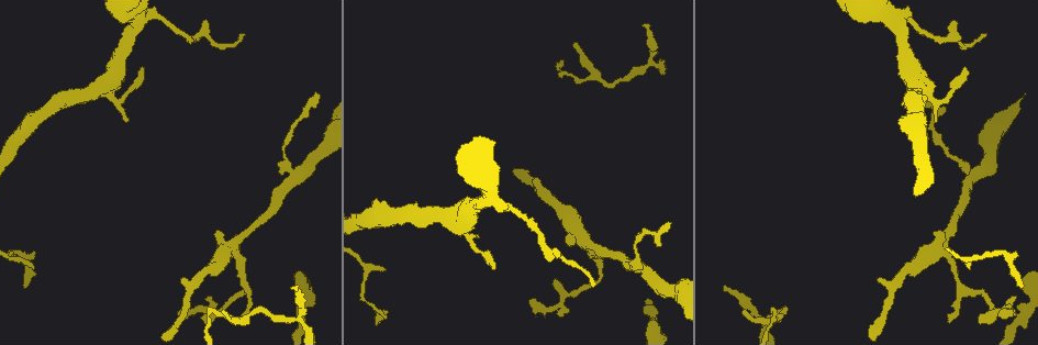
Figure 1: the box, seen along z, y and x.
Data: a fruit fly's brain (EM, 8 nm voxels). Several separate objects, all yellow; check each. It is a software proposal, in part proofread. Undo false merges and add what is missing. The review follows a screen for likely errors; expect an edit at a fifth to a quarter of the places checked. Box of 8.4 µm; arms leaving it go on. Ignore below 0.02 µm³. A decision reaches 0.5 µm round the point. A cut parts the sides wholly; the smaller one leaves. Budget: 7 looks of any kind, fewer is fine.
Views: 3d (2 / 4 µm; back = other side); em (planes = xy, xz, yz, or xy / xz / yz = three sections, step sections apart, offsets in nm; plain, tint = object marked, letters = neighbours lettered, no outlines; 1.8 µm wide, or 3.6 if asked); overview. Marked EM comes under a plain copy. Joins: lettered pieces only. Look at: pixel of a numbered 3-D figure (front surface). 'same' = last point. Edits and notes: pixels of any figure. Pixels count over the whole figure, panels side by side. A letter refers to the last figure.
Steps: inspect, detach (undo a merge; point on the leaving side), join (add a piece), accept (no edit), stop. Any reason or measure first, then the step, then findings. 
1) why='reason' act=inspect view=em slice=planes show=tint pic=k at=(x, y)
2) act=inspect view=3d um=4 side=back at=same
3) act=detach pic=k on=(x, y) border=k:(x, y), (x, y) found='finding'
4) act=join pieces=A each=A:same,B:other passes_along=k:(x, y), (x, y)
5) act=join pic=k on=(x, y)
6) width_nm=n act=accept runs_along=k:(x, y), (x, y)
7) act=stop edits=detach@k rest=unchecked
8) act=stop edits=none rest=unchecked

why='a fork' act=inspect view=3d um=4 pic=1 at=(138, 17)

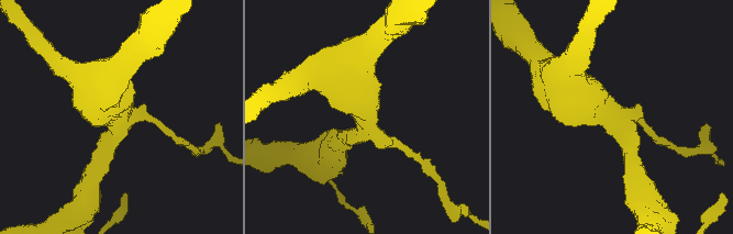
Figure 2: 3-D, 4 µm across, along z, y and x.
act=inspect view=em slice=yz step=4 show=tint pic=2 at=(611, 117)

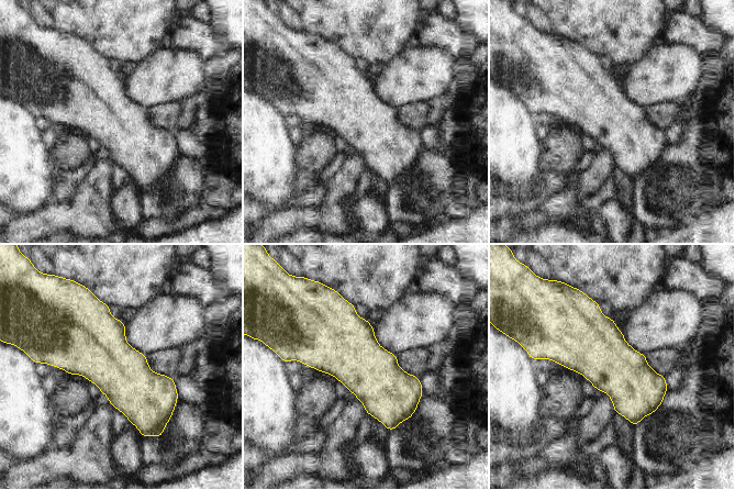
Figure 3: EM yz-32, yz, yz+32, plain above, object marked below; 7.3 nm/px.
act=inspect view=em slice=xy step=4 show=letters at=same

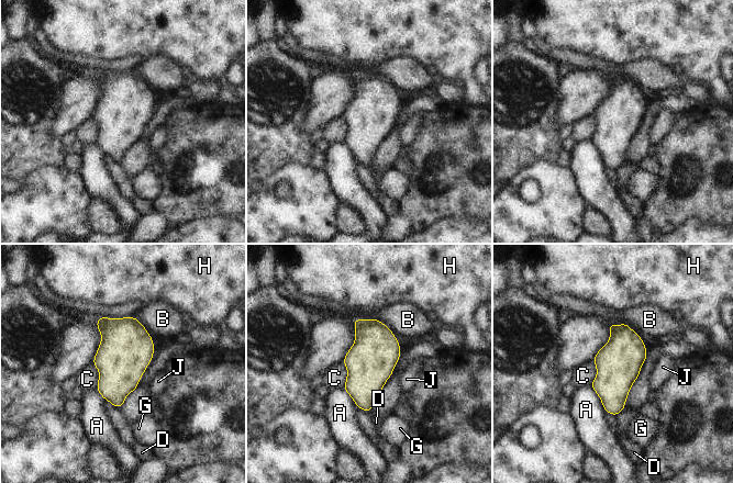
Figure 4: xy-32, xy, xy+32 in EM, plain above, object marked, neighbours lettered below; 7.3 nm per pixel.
width_nm=320 act=accept each=A:other,B:other,C:other,D:other,G:other,H:other,J:other border=4:(91, 363), (98, 371), (97, 389) found='continuous, no second neuron'

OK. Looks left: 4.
why='tapers out' act=inspect view=em slice=planes show=letters pic=1 at=(319, 93)

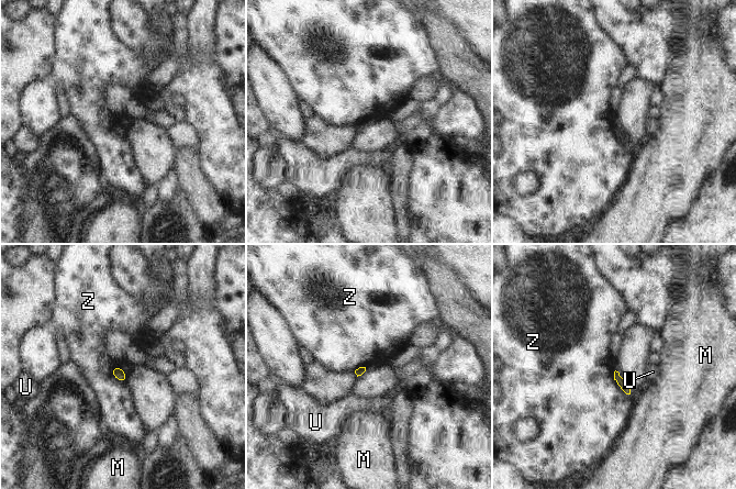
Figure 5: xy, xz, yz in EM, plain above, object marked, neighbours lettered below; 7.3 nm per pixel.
act=accept each=M:other,U:other,Z:other border=5:(113, 366), (112, 374), (125, 381) found='no lettered piece goes on from it'

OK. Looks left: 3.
why='branch stops here' act=inspect view=3d um=4 pic=1 at=(726, 288)

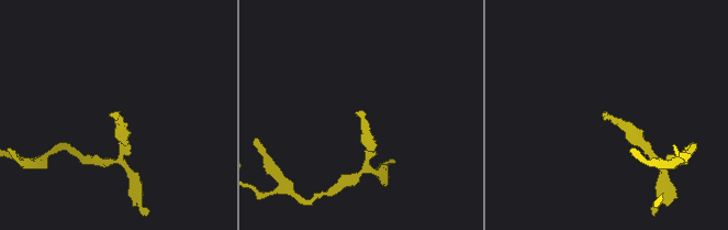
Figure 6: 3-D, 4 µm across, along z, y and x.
act=inspect view=em slice=planes show=letters pic=6 at=(109, 113)

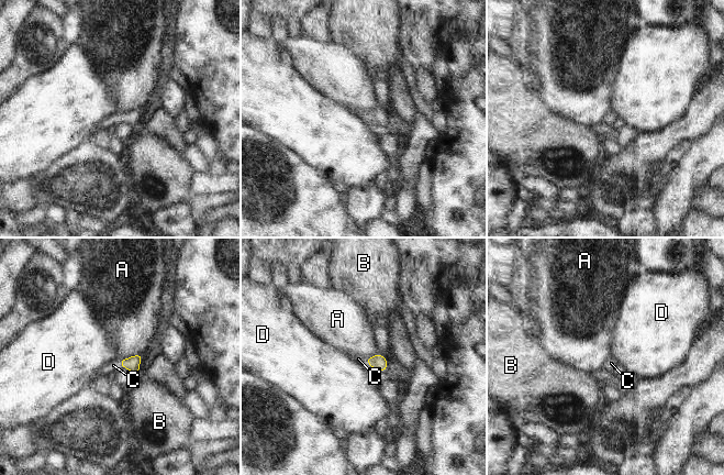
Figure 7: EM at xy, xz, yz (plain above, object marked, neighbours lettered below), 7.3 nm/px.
width_nm=100 act=join pieces=C each=A:other,B:other,C:same,D:other passes_along=7:(378, 362), (370, 365), (358, 358) found='it goes on there'

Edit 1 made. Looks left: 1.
act=stop edits=join@7 rest=unchecked

